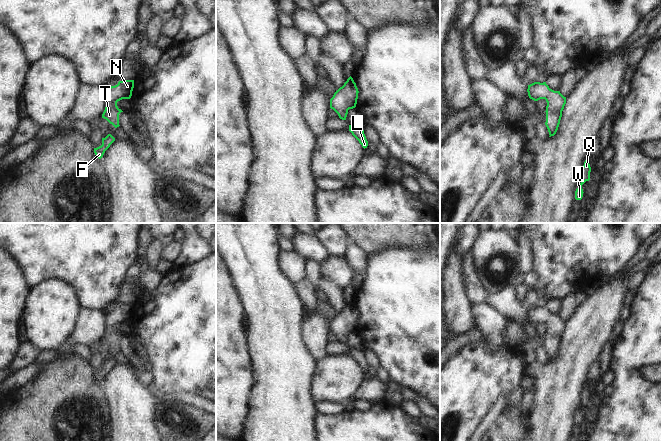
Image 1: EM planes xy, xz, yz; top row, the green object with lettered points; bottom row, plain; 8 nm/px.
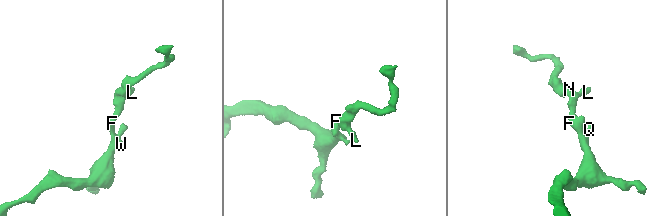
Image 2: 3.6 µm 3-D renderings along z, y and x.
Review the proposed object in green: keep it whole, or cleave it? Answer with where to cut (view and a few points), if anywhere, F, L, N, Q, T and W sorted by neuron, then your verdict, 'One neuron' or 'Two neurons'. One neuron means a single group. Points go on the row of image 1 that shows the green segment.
No split. Groups: F L N Q T W. One neuron.

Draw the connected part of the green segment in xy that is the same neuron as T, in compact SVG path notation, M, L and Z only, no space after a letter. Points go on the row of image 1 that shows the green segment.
M134 80L119 81L117 85L106 89L106 107L102 118L106 119L115 128L119 127L119 114L123 112L118 108L117 102L130 99L134 88Z

